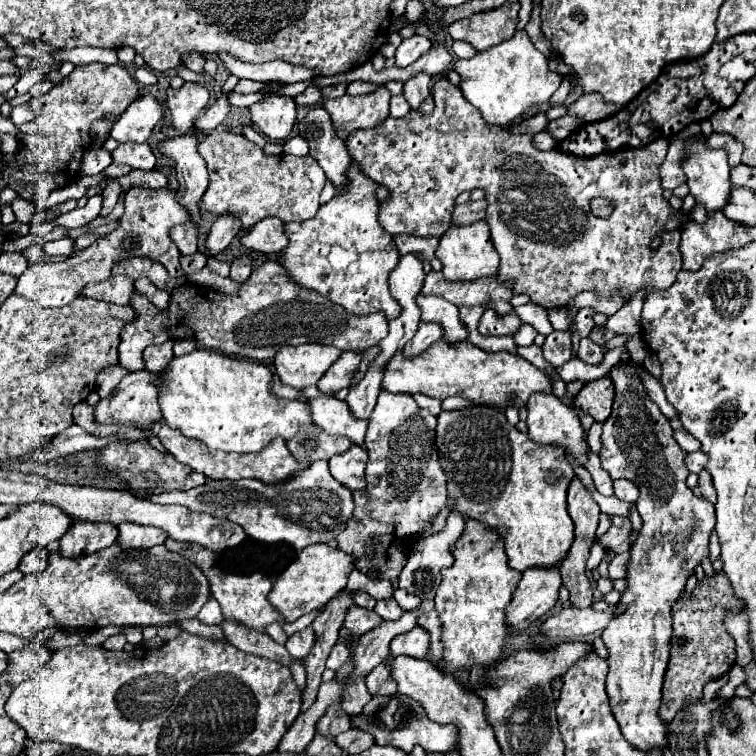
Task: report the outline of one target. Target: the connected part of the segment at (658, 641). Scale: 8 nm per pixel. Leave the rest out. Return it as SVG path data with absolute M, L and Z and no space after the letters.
M629 362L629 366L615 366L609 376L615 384L615 402L613 412L603 424L601 434L601 468L613 478L627 478L635 482L641 496L637 500L639 516L643 518L643 528L639 532L637 542L631 546L631 562L627 568L627 590L621 596L621 604L627 606L627 610L619 616L615 616L609 626L603 630L601 638L609 650L609 674L607 674L607 694L611 702L611 710L615 714L615 720L619 722L619 728L623 732L623 738L633 744L637 750L649 752L653 748L665 748L665 722L659 718L659 700L661 700L661 684L663 674L667 670L669 660L669 638L671 638L671 606L677 600L677 596L685 590L687 576L693 574L693 568L703 562L703 558L709 556L709 534L715 528L715 506L709 500L697 498L685 484L689 470L685 468L683 458L687 452L679 448L679 444L673 438L673 428L669 426L669 420L661 414L657 404L647 396L645 388L641 386L641 380L637 378L637 370L641 366L635 366Z

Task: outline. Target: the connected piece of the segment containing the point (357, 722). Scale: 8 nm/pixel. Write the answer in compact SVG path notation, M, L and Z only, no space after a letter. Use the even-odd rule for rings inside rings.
M395 694L389 698L383 696L373 696L369 700L369 704L365 704L365 712L361 716L349 716L351 718L351 728L355 730L367 730L375 744L379 746L399 746L401 742L401 732L407 732L407 736L413 738L413 744L419 744L425 748L425 752L451 752L453 748L457 748L457 728L455 726L443 726L437 722L431 722L425 716L425 710L411 700L409 696L403 694Z

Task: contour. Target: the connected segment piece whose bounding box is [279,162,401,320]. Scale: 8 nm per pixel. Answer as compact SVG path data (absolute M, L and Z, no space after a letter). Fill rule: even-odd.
M353 162L349 168L349 186L343 194L321 206L315 218L283 224L289 244L279 252L279 264L297 286L317 290L353 316L383 312L387 320L393 320L401 314L401 306L391 296L389 272L397 266L399 252L393 244L393 236L389 236L377 220L379 200L375 198L375 188L377 184L363 176Z

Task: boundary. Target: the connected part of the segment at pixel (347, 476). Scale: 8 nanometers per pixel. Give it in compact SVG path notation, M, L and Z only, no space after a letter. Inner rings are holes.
M355 444L347 452L329 458L329 472L349 490L365 490L365 466L367 450Z

